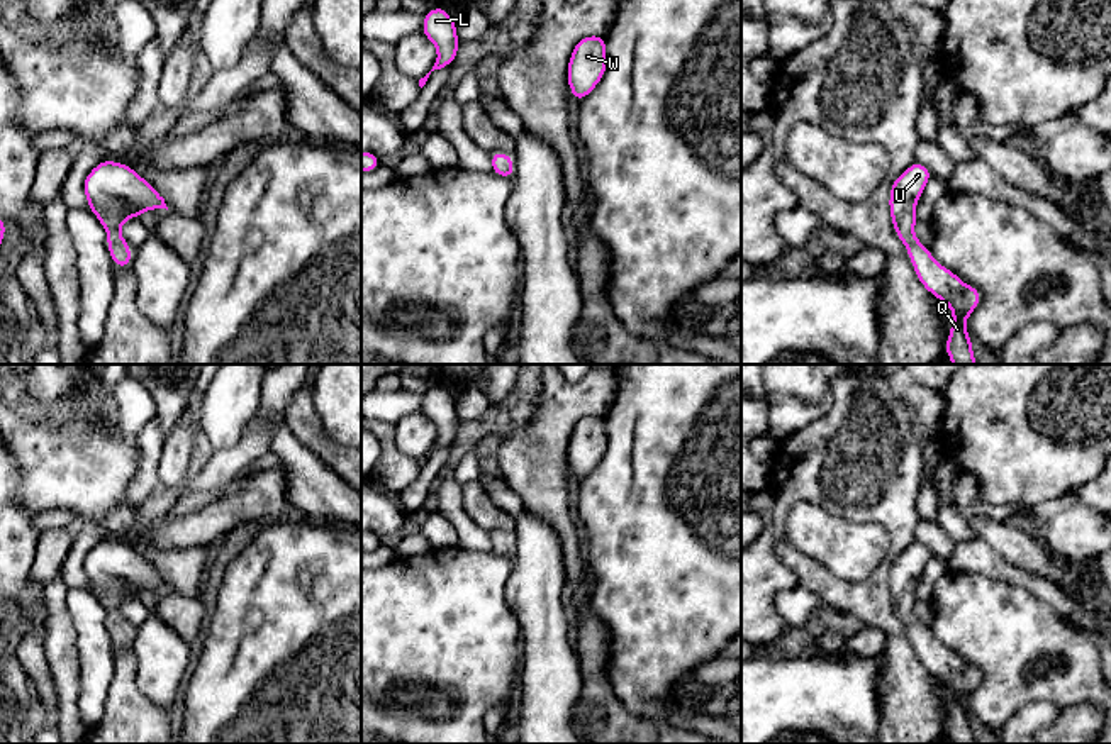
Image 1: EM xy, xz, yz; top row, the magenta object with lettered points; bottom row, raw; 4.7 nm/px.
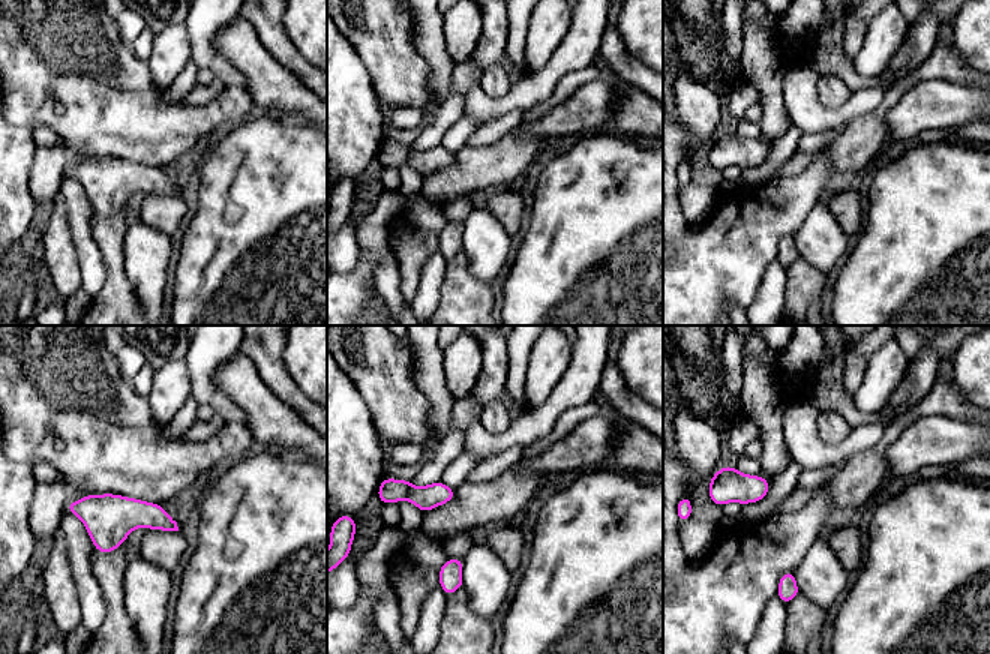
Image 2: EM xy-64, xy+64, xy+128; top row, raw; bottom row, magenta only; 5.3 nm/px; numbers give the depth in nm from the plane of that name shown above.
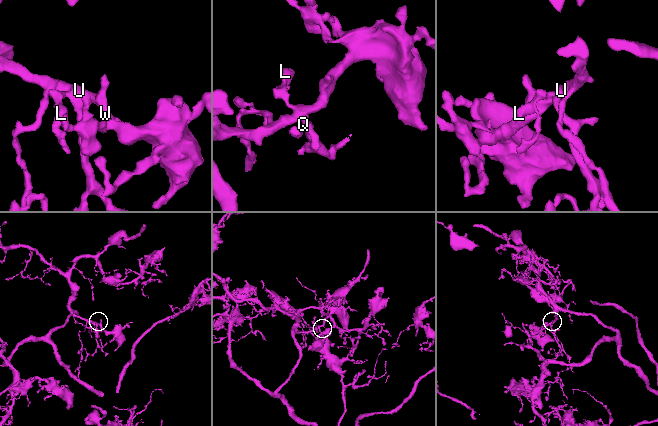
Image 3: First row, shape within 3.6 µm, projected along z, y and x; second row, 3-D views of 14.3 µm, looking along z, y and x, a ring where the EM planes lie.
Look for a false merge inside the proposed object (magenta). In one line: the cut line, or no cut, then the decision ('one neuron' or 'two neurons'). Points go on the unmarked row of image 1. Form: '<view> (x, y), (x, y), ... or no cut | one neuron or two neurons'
no cut | one neuron

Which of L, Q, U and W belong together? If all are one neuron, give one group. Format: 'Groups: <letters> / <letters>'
Groups: L Q U W

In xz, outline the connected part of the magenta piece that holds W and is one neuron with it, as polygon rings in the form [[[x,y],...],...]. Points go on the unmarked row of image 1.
[[[606,415],[582,417],[573,427],[567,449],[573,478],[582,481],[599,464],[606,449]]]

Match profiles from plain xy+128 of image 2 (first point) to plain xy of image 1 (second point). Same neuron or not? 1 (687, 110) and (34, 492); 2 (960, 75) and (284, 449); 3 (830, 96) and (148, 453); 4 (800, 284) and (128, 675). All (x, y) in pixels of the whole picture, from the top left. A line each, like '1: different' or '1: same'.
1: different
2: different
3: different
4: same

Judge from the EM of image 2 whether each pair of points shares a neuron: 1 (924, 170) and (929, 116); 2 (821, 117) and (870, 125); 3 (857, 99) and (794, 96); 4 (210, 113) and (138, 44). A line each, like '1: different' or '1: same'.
1: different
2: different
3: same
4: different

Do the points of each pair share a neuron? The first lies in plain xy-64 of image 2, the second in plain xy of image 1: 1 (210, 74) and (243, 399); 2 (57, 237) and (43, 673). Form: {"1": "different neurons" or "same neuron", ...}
{"1": "different neurons", "2": "different neurons"}

